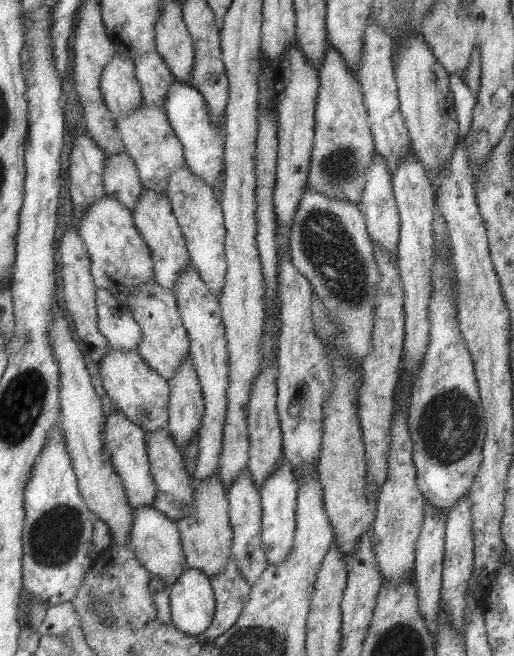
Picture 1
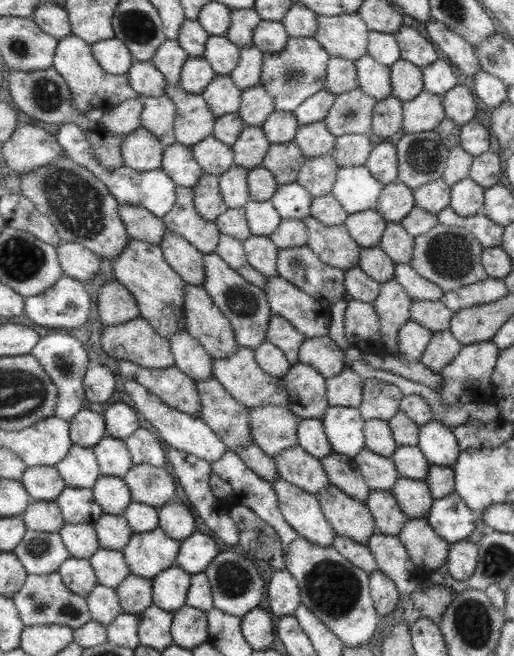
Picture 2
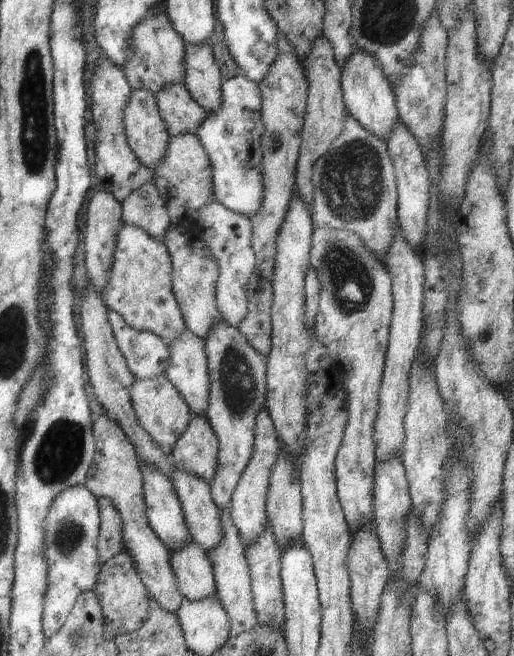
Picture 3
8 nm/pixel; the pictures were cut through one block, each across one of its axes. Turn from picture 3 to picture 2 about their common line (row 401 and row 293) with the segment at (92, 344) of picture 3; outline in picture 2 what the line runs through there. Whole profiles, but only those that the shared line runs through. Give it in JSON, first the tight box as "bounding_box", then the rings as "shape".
{"bounding_box":[98,279,140,326],"shape":[[[111,279],[98,287],[98,314],[104,326],[118,325],[140,316],[140,306],[128,287]]]}

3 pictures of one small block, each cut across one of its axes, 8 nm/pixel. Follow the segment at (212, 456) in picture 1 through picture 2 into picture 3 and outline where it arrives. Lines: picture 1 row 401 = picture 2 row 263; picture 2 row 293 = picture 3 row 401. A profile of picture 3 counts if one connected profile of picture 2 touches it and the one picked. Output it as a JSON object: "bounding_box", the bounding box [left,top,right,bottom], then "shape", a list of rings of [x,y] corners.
{"bounding_box":[206,319,269,511],"shape":[[[225,319],[211,330],[206,340],[206,348],[209,358],[209,378],[211,378],[211,396],[209,396],[207,417],[219,442],[217,476],[210,486],[217,506],[221,510],[231,511],[233,494],[253,458],[257,416],[261,410],[265,410],[267,404],[269,358],[259,354],[245,340],[241,331],[233,328]]]}

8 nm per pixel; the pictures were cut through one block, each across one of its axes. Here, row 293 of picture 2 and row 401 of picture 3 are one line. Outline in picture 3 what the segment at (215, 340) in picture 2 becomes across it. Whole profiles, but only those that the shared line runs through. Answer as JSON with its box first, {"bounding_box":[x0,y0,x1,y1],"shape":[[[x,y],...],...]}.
{"bounding_box":[166,331,211,416],"shape":[[[193,331],[181,334],[170,345],[171,364],[166,376],[173,382],[175,388],[184,396],[193,415],[206,416],[211,396],[211,378],[209,378],[209,358],[207,356],[206,340],[199,338]]]}

